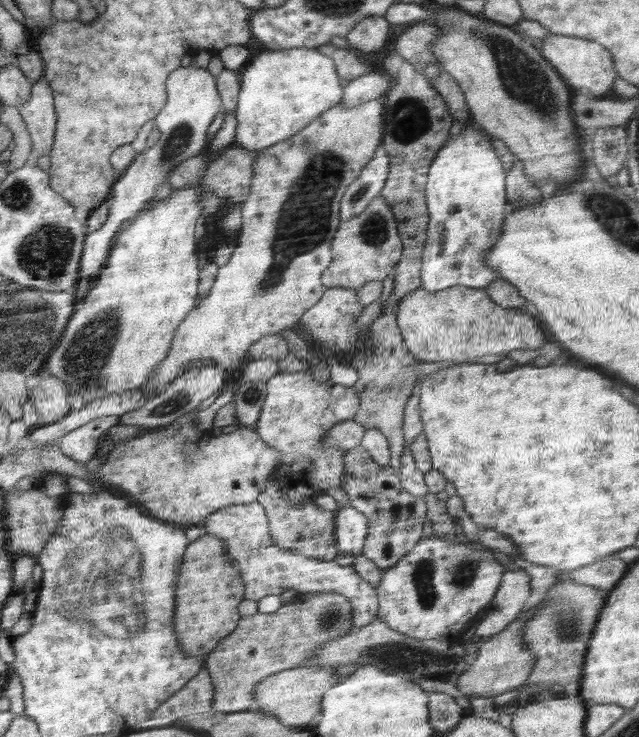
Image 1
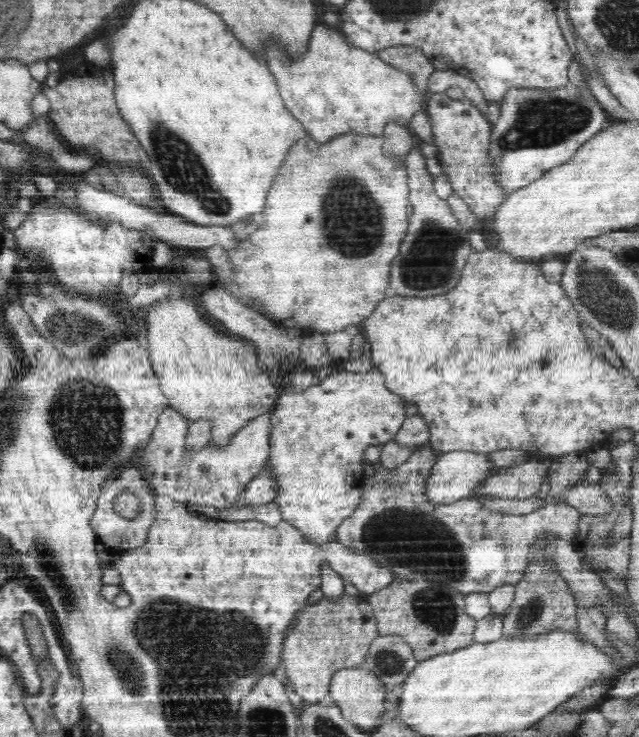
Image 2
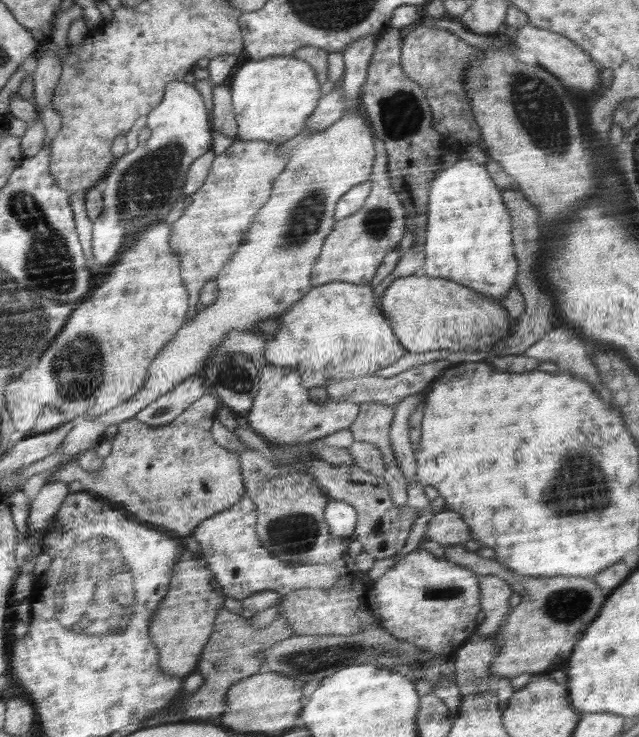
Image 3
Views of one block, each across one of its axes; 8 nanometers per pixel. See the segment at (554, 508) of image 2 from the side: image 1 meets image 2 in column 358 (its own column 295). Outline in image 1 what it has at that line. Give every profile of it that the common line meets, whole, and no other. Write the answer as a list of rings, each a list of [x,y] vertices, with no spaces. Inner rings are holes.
[[[274,475],[268,477],[267,485],[257,501],[262,503],[270,519],[270,533],[276,546],[295,551],[300,555],[320,561],[334,561],[339,550],[334,540],[334,512],[319,507],[314,500],[302,501],[299,505],[289,503],[286,494],[282,494]]]

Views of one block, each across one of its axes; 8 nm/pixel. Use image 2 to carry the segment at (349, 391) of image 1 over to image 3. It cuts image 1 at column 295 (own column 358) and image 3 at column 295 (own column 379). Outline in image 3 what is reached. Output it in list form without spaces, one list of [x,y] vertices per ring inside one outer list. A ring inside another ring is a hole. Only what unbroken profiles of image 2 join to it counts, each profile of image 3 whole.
[[[258,360],[260,390],[252,408],[245,414],[249,428],[263,437],[272,447],[290,447],[328,437],[340,430],[349,429],[359,416],[359,404],[352,401],[327,400],[324,406],[306,406],[306,387],[302,375],[290,368],[270,366]]]

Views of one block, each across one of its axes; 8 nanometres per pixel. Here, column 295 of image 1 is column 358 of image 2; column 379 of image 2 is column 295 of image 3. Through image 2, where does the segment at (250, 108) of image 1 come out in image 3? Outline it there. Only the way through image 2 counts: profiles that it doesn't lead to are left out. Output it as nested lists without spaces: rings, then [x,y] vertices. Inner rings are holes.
[[[292,55],[251,59],[238,68],[231,84],[239,140],[242,141],[285,143],[304,131],[308,118],[322,100],[321,84],[312,65]]]

